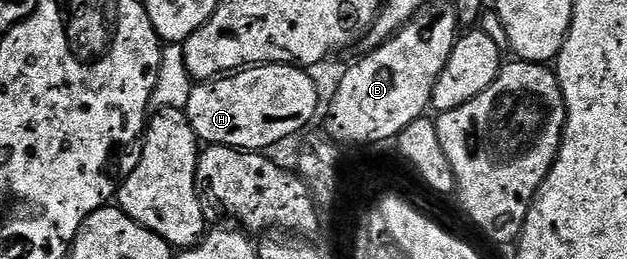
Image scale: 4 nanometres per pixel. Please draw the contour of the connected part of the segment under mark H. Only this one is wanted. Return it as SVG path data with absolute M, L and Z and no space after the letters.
M262 63L218 79L196 83L185 113L195 134L206 145L265 152L269 147L301 131L316 116L320 108L316 82L304 67L294 63Z

